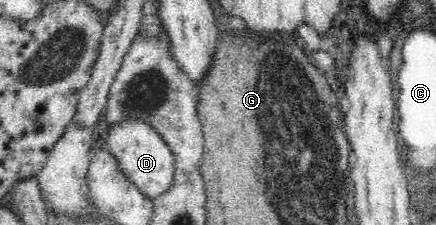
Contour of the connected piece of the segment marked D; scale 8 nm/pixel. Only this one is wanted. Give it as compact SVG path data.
M124 120L110 125L107 138L110 153L116 158L122 172L146 198L163 195L175 179L175 159L164 139L147 122Z

